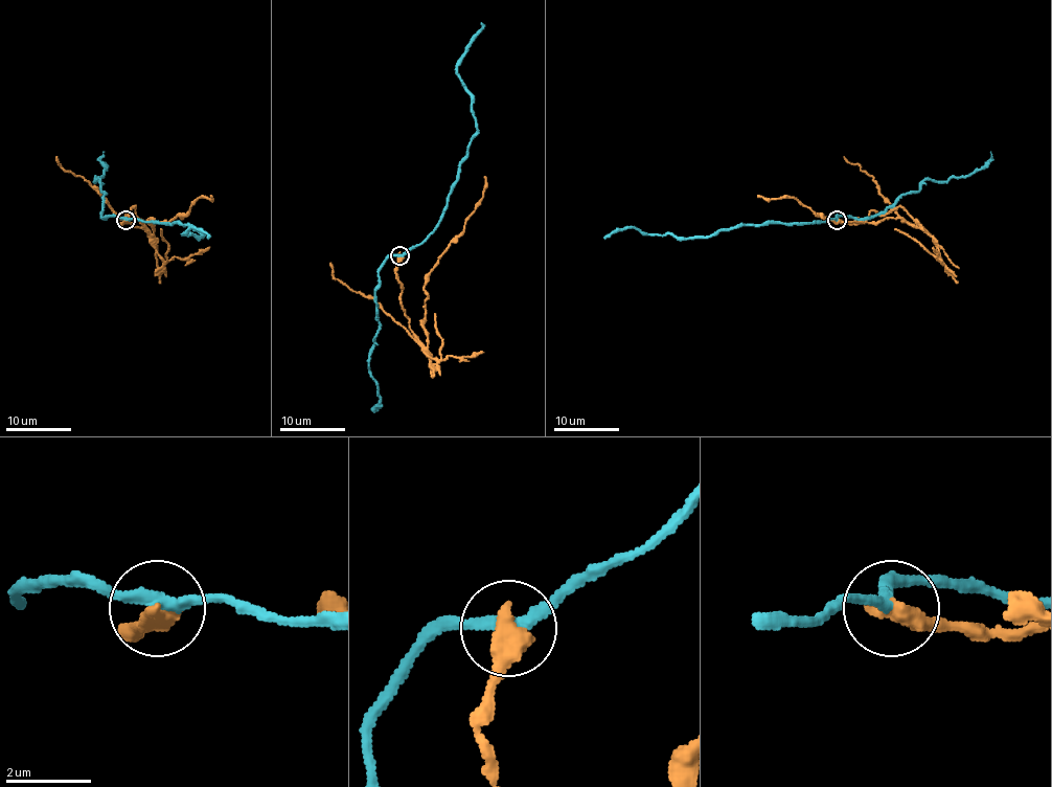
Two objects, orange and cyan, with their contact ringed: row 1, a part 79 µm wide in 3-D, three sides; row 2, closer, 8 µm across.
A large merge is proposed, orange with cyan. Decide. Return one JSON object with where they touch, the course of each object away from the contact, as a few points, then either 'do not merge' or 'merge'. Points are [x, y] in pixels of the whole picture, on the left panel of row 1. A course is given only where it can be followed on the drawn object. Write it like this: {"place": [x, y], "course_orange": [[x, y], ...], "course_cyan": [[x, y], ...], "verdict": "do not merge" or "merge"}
{"place": [126, 220], "course_orange": [[127, 220], [121, 223], [135, 207], [151, 231], [151, 219], [182, 217], [200, 197], [210, 196]], "course_cyan": [[127, 220], [185, 225], [202, 234], [199, 239], [184, 234], [190, 228], [200, 228], [207, 239]], "verdict": "do not merge"}

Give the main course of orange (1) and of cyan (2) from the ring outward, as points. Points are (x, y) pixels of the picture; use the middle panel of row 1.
1: (401, 255), (395, 278), (402, 285), (401, 305), (409, 328), (425, 345), (425, 276), (474, 211), (484, 177)
2: (401, 255), (438, 224), (476, 132), (473, 94), (458, 65), (481, 22)

